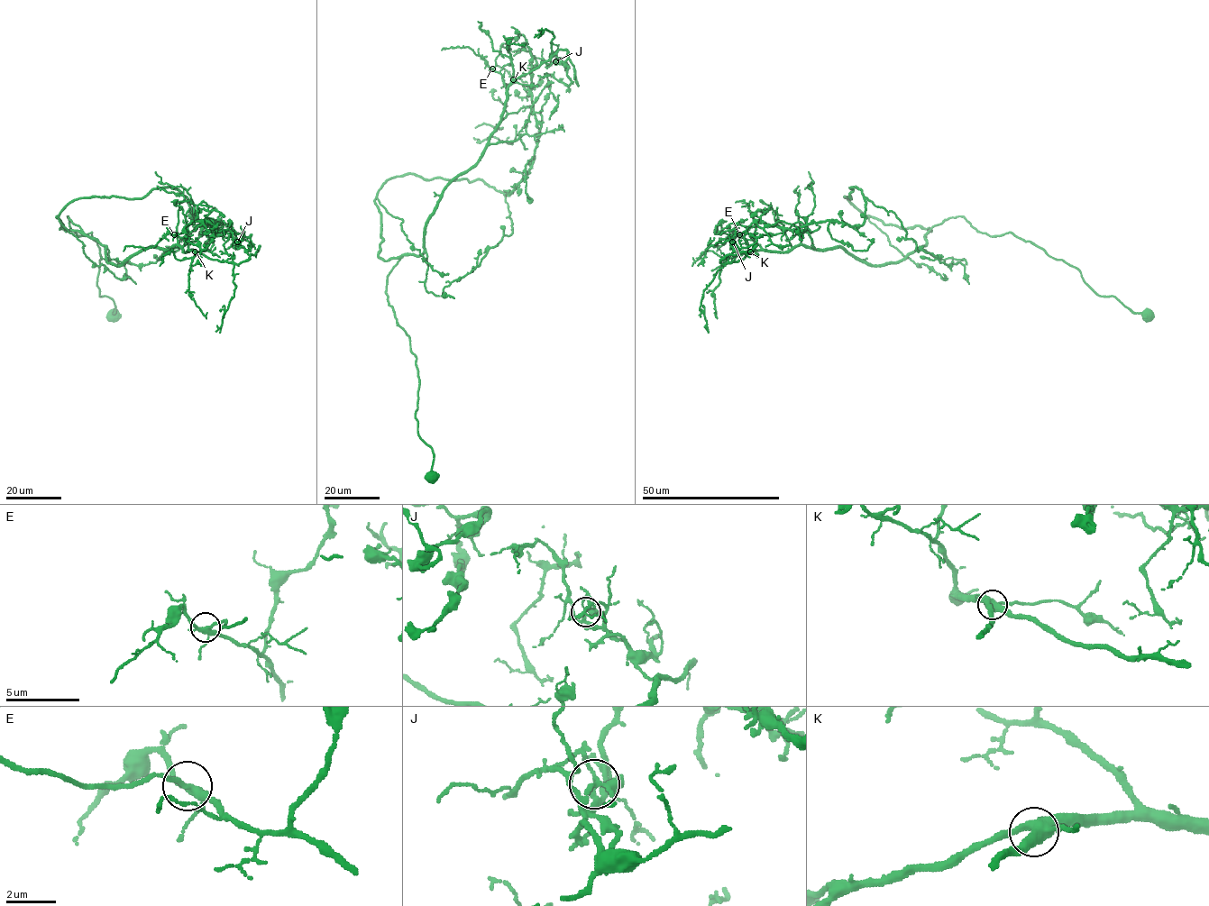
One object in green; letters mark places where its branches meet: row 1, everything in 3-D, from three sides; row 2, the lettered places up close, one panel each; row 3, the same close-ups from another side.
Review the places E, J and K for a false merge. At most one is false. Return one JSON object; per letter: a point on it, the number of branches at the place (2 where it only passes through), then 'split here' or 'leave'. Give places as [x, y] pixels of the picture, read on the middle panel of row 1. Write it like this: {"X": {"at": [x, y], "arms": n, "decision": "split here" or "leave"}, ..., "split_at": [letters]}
{"E": {"at": [492, 68], "arms": 5, "decision": "leave"}, "J": {"at": [555, 61], "arms": 5, "decision": "split here"}, "K": {"at": [513, 79], "arms": 4, "decision": "leave"}, "split_at": ["J"]}

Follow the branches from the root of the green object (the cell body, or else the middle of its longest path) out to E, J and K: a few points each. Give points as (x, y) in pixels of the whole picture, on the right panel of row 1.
E: (1147, 315), (1099, 296), (1029, 241), (990, 236), (963, 216), (883, 264), (842, 247), (771, 251), (739, 234)
J: (1147, 315), (1099, 296), (1029, 241), (990, 236), (963, 216), (883, 264), (802, 245), (722, 264), (732, 242)
K: (1147, 315), (1099, 296), (1029, 241), (990, 236), (963, 216), (883, 264), (842, 247), (750, 251)

